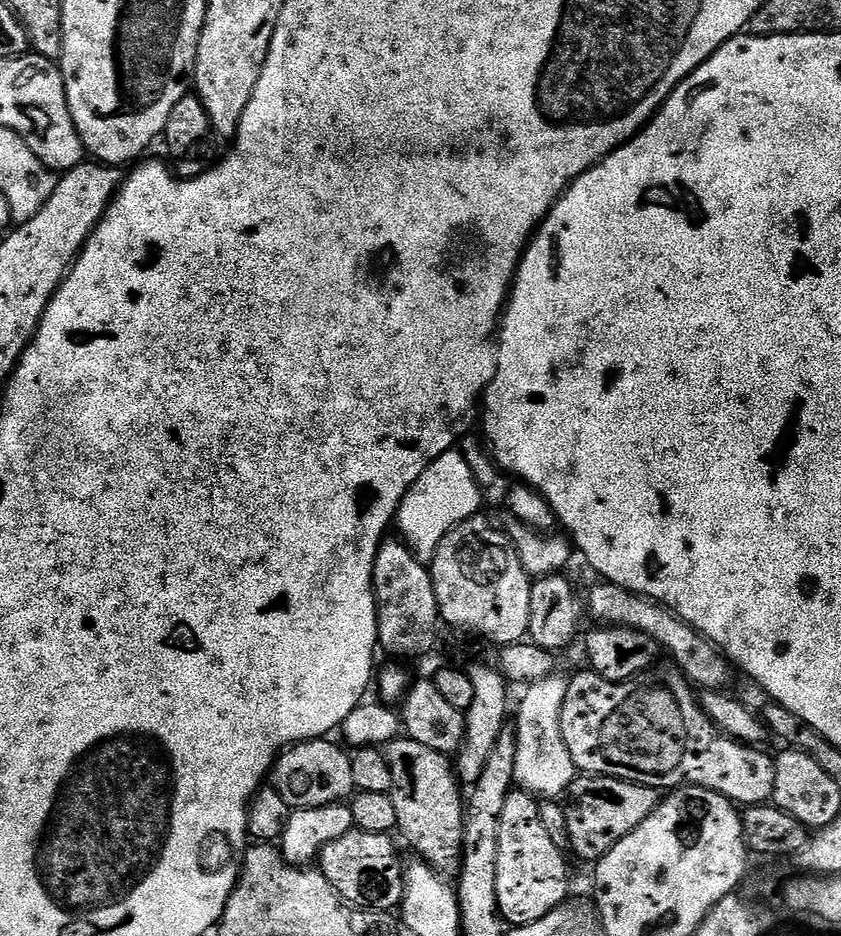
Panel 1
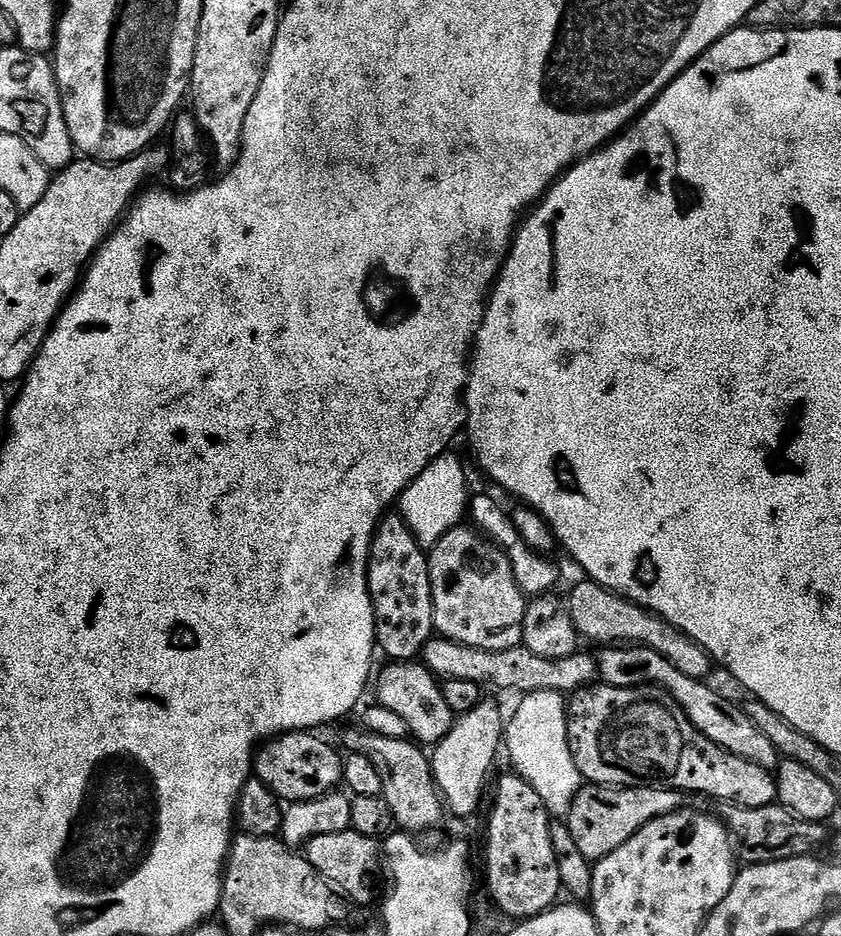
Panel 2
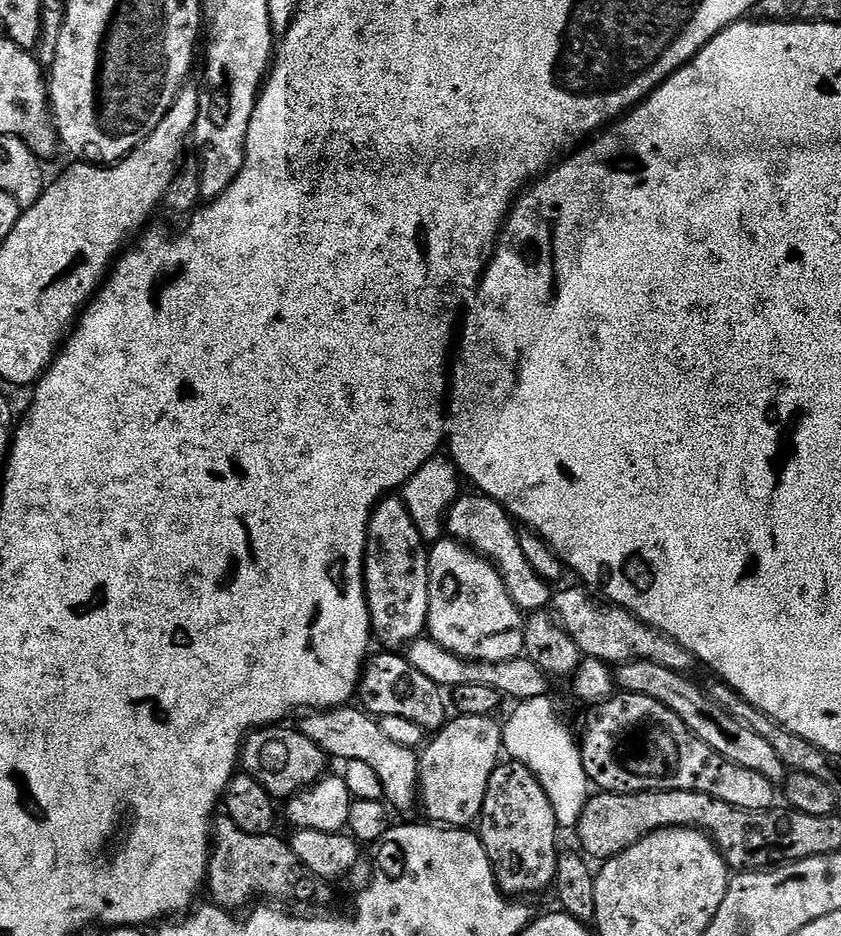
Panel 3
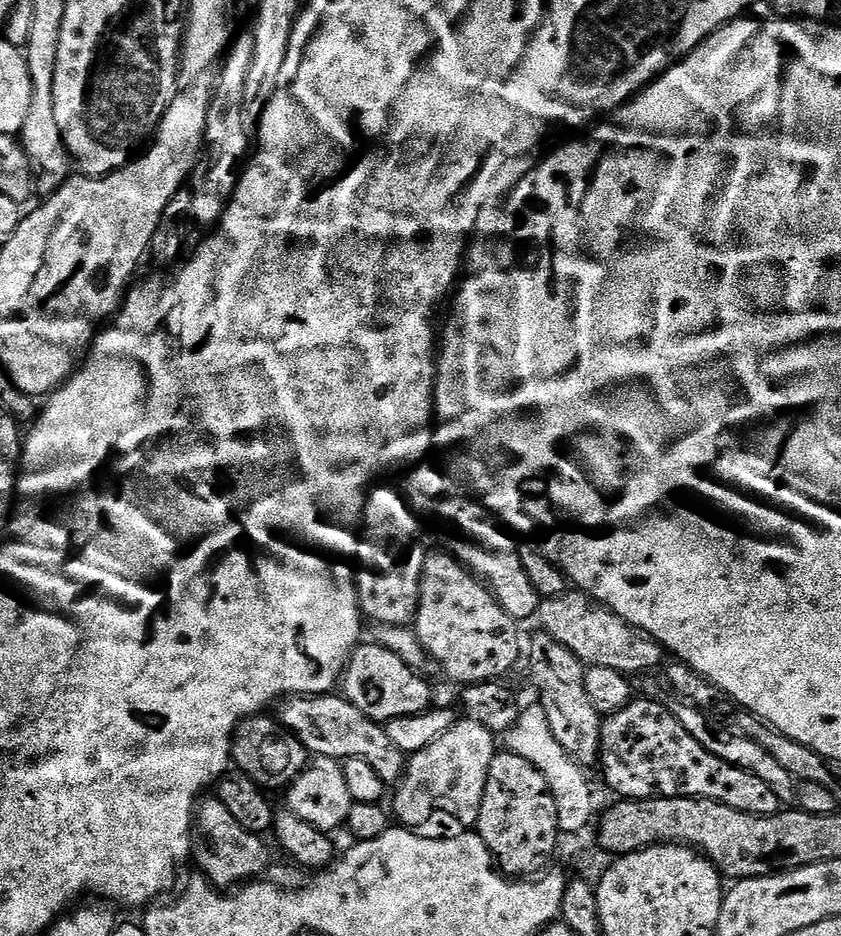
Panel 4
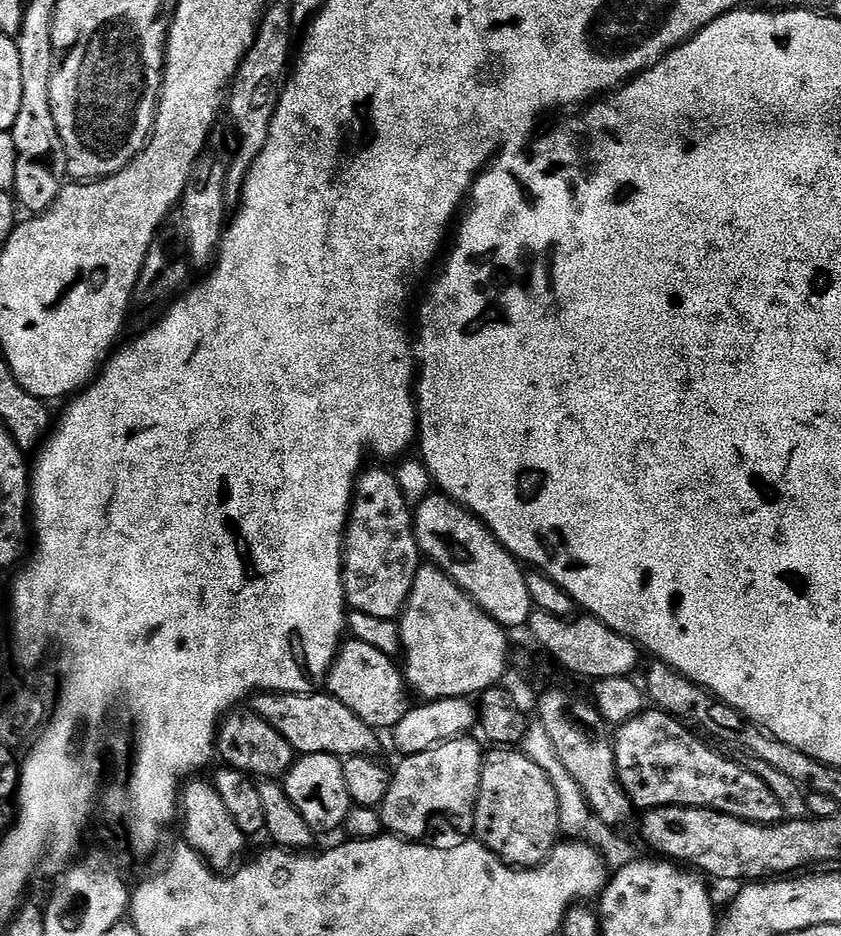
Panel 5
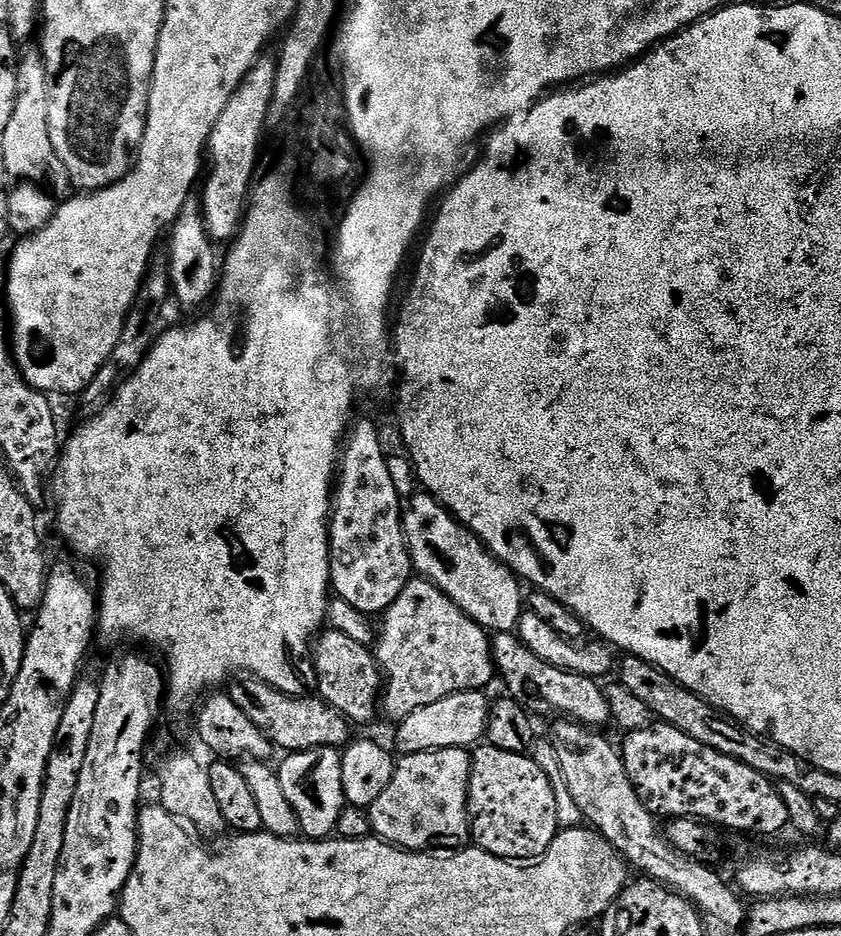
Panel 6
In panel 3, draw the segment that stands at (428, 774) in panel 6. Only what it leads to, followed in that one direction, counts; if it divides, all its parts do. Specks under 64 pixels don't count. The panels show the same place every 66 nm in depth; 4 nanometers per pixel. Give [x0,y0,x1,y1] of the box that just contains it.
[418,715,502,828]

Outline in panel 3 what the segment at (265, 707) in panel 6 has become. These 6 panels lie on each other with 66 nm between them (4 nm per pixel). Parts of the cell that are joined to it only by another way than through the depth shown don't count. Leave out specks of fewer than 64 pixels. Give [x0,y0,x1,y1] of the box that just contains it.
[298,706,420,812]

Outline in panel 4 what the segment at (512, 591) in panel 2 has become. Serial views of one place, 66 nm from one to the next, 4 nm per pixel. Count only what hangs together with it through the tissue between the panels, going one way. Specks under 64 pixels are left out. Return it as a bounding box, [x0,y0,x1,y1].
[414,550,522,686]

